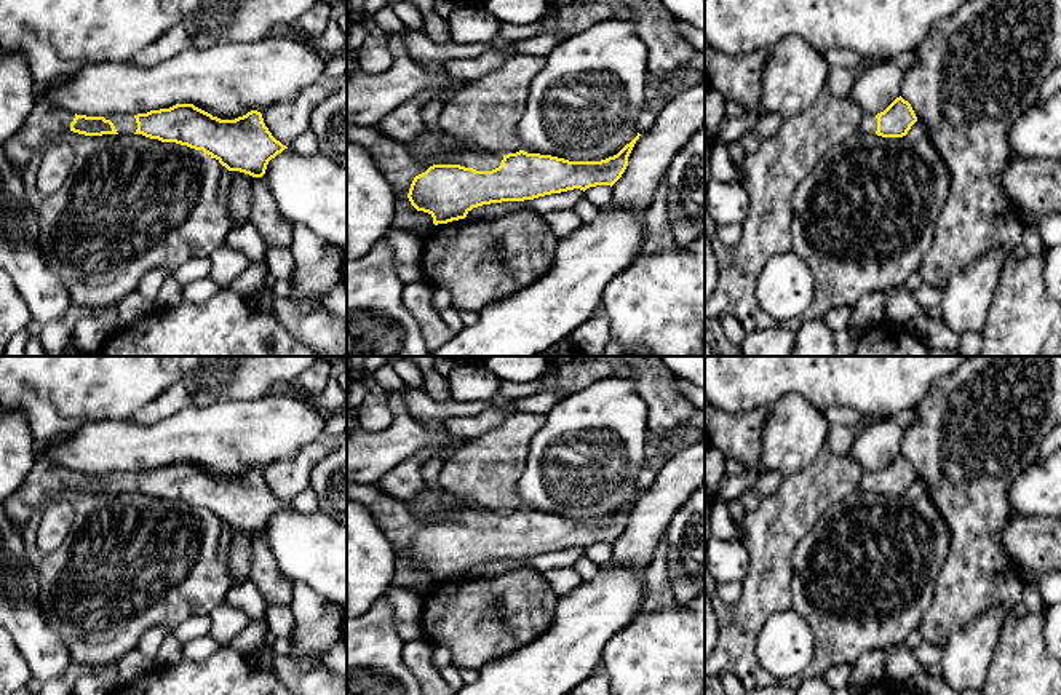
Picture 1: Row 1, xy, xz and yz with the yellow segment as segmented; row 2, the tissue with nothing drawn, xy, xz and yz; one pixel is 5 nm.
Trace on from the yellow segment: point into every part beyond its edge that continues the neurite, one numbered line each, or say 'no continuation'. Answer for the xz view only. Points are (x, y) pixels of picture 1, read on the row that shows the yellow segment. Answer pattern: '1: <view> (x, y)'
1: xz (395, 160)

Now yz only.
1: yz (868, 125)

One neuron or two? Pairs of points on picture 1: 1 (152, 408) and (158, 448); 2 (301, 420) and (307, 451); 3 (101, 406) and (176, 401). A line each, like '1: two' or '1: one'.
1: two
2: two
3: two

